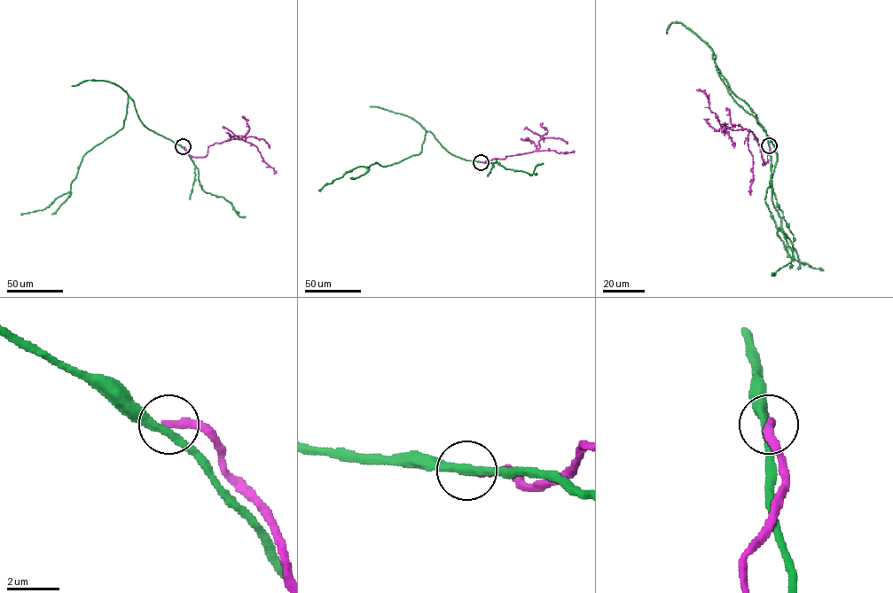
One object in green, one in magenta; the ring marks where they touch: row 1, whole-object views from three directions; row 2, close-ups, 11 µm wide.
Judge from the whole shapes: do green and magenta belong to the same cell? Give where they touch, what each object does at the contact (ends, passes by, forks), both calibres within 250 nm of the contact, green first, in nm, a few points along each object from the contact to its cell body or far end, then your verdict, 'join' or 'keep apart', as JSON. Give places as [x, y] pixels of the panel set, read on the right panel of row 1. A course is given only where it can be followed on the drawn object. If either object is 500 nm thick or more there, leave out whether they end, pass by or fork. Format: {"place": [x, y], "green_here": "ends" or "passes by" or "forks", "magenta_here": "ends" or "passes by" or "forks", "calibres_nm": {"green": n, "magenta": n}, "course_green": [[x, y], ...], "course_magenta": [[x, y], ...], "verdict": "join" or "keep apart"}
{"place": [769, 145], "green_here": "passes by", "magenta_here": "ends", "calibres_nm": {"green": 320, "magenta": 280}, "course_green": [[769, 145], [729, 93], [713, 53], [774, 145], [776, 231], [792, 258], [822, 269]], "course_magenta": [[769, 145], [767, 161], [763, 164], [760, 146], [748, 130], [748, 145], [753, 161], [751, 194]], "verdict": "keep apart"}

